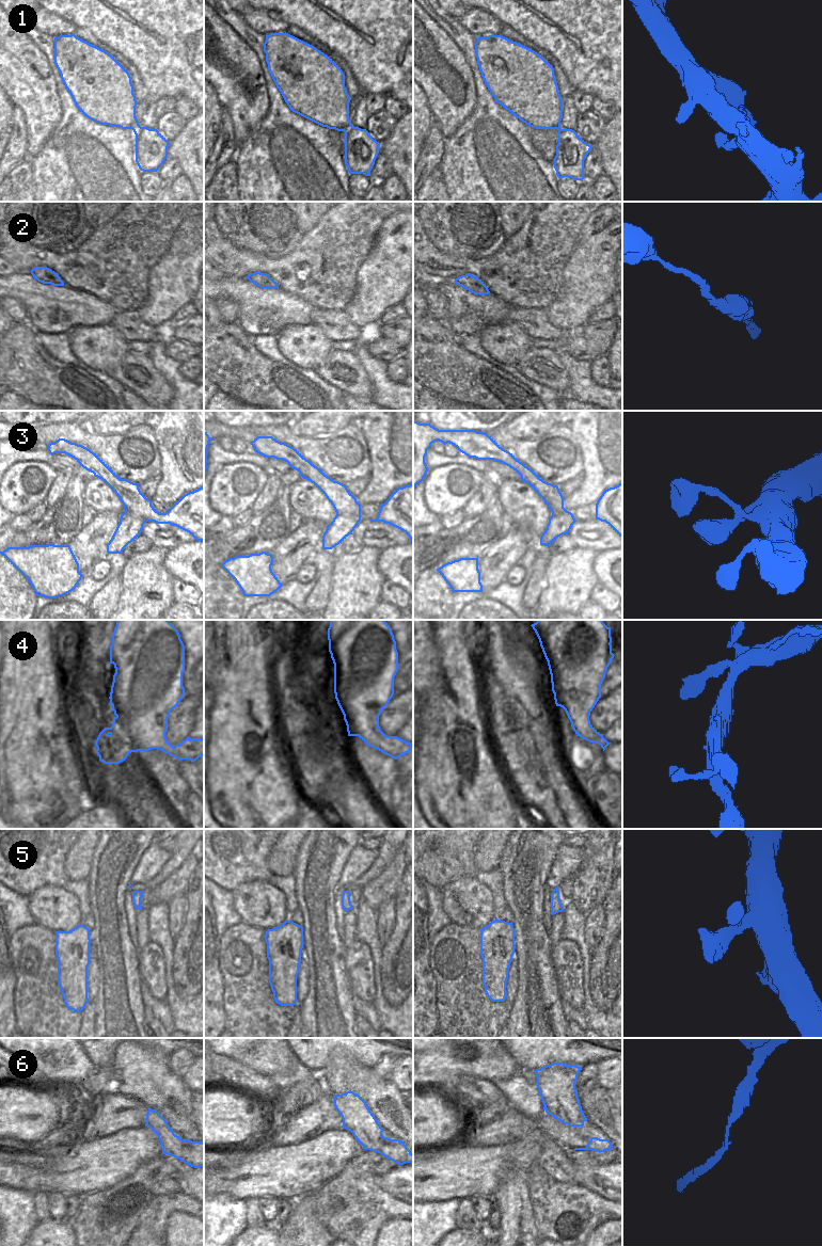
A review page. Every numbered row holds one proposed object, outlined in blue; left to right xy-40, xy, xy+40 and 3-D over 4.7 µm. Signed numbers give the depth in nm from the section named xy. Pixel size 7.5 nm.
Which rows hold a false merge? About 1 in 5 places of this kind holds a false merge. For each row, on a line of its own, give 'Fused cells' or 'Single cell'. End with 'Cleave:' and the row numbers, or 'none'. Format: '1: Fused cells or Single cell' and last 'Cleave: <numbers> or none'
1: Single cell
2: Single cell
3: Single cell
4: Single cell
5: Single cell
6: Fused cells
Cleave: 6

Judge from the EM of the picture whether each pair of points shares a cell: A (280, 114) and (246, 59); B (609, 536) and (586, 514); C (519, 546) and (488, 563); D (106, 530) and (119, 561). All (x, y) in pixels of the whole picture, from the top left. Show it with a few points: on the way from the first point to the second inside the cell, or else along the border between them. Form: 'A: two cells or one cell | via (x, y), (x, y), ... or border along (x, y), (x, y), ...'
A: two cells | border along (262, 70), (269, 102), (268, 112), (263, 120)
B: two cells | border along (595, 518), (577, 522)
C: one cell | via (511, 547), (495, 561)
D: two cells | border along (109, 554), (104, 559)

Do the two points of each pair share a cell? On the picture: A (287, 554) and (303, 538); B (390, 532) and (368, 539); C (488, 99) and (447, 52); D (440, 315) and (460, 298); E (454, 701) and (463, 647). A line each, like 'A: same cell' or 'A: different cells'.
A: same cell
B: same cell
C: different cells
D: different cells
E: same cell

